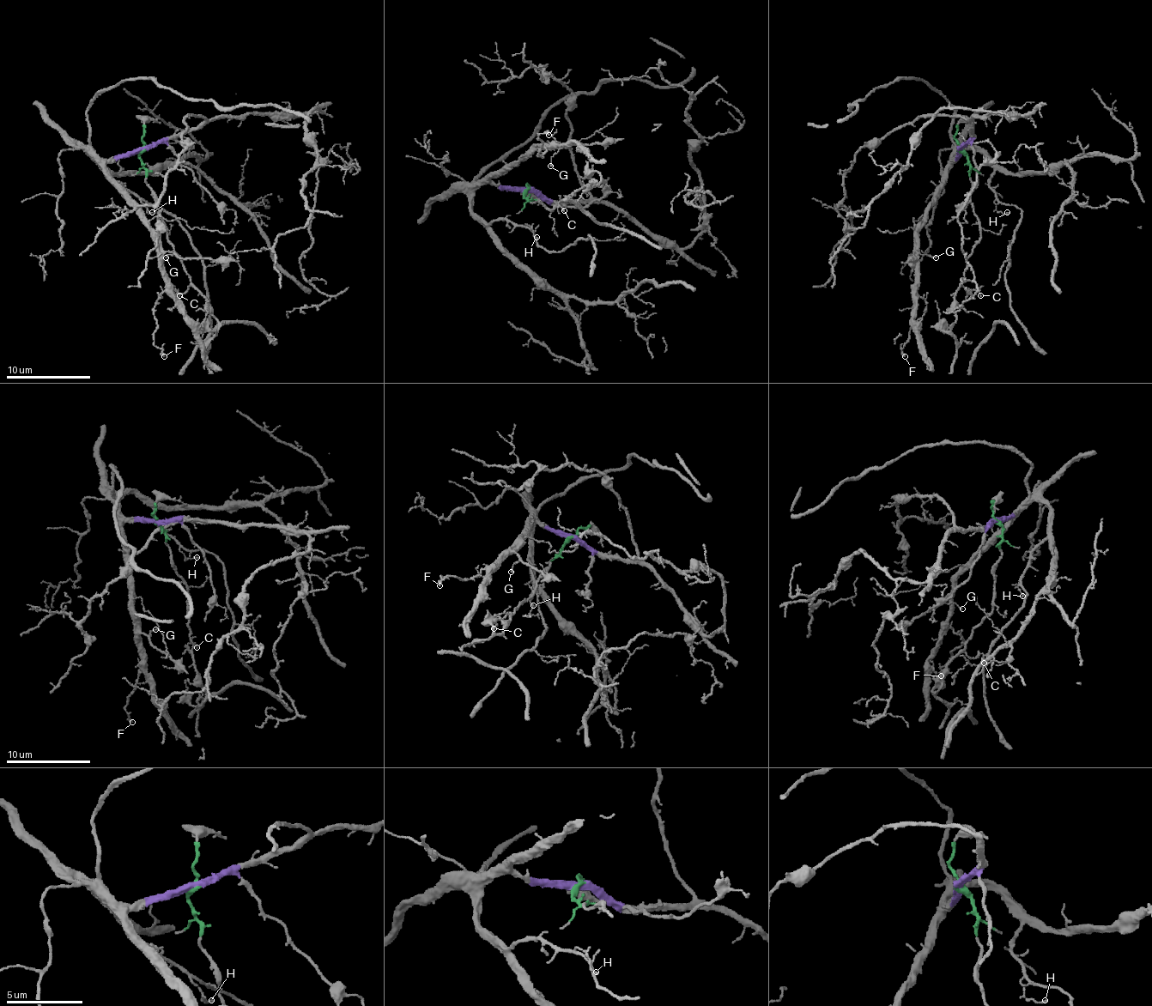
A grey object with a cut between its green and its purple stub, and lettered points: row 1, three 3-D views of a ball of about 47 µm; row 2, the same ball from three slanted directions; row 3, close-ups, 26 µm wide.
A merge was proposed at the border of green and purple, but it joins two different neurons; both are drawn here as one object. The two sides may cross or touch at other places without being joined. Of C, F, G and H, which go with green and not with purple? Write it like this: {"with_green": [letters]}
{"with_green": ["C"]}

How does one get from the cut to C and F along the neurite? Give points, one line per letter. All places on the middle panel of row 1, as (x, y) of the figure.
C: (526, 191), (529, 200), (539, 200), (551, 210), (566, 196), (574, 194), (566, 198), (560, 206), (564, 210)
F: (526, 191), (501, 190), (490, 179), (520, 156), (529, 156), (549, 145), (539, 156), (539, 135), (549, 135)

